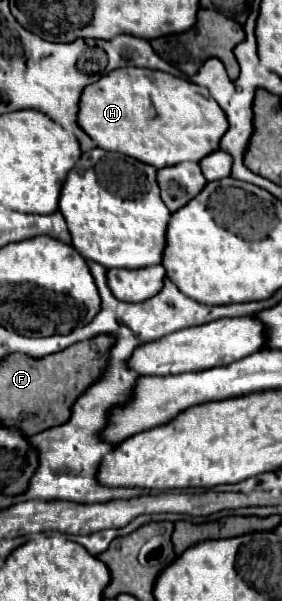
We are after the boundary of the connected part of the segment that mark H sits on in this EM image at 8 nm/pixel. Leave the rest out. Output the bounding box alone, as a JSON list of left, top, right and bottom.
[77,68,229,168]

